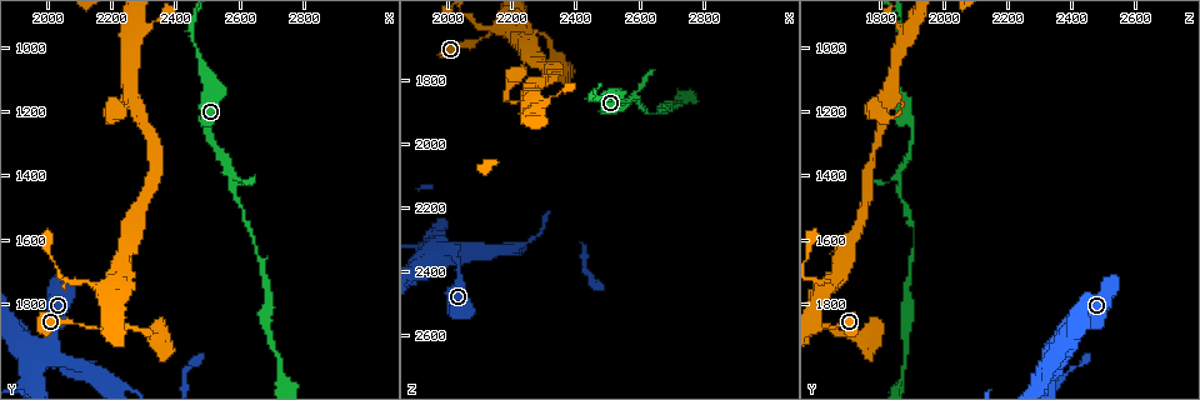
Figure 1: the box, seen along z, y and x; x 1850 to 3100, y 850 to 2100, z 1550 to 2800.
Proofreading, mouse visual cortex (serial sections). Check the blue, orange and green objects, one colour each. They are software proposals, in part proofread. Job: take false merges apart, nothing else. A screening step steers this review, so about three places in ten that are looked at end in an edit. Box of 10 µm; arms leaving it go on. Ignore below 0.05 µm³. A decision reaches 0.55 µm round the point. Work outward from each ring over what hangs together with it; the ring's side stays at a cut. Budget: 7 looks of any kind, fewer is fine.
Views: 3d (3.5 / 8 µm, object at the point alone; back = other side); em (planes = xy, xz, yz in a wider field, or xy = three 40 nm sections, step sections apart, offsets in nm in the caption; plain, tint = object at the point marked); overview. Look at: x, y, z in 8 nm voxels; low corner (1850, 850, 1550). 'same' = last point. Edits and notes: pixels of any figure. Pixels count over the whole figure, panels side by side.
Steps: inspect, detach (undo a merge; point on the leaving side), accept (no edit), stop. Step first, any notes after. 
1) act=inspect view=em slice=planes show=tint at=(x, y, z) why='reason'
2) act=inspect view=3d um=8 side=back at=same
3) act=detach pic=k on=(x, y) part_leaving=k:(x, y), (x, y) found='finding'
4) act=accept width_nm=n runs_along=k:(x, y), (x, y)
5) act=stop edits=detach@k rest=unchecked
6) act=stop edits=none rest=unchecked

act=inspect view=3d um=3.5 at=(2160, 1880, 1630) why='calibre changes'

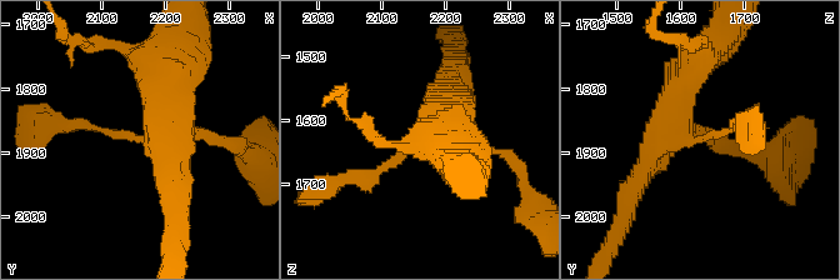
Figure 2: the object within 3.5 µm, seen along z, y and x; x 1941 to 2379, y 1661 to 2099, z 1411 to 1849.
act=inspect view=em slice=xy step=3 show=tint at=(2155, 1875, 1630) arms=3 arm_widths_nm=150,200,450 why='now the EM'

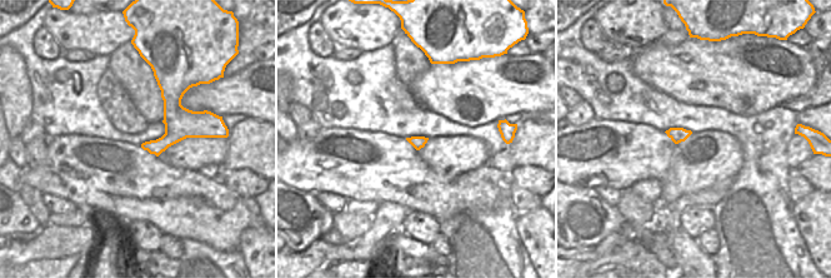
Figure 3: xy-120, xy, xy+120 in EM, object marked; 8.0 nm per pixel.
act=accept runs_along=2:(346, 180), (369, 180), (441, 113), (445, 121) found='all the same cell'

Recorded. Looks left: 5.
act=inspect view=3d um=3.5 at=(2020, 1930, 2340) why='four-way junction'

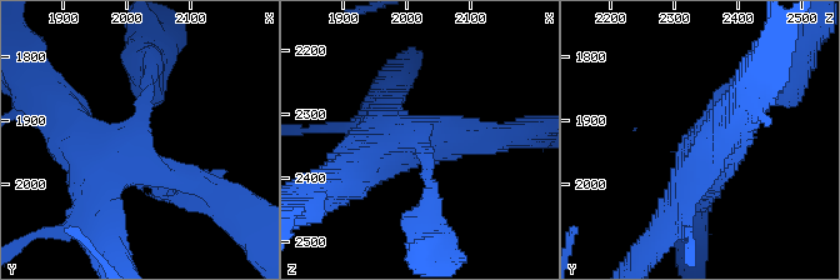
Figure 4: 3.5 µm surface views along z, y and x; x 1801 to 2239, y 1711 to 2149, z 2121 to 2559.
act=inspect view=em slice=xy step=1 show=tint at=(2015, 1930, 2335) arms=4 arm_widths_nm=150,350,450,500

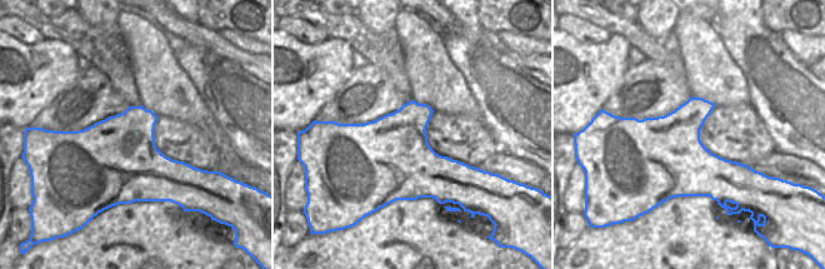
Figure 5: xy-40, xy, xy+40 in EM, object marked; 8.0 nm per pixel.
act=inspect view=em slice=planes show=tint at=same why='another direction'

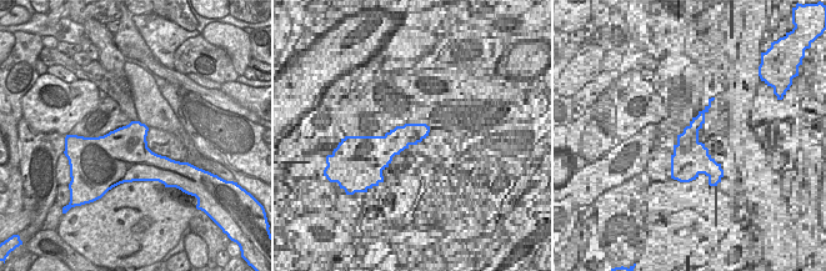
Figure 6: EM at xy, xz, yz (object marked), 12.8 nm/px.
act=accept width_nm=700 runs_along=4:(743, 76), (691, 141), (698, 184) found='all the same cell'

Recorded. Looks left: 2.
act=inspect view=3d um=3.5 at=(2450, 940, 1860) why='sudden change in width'

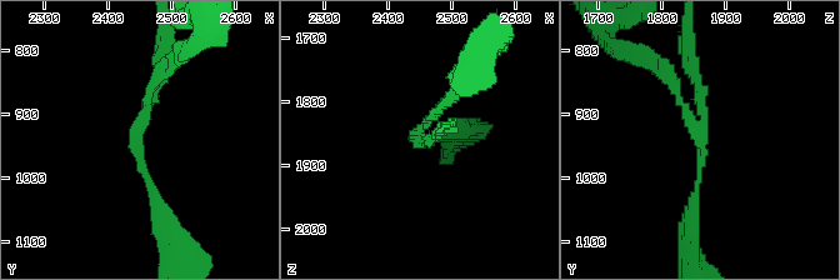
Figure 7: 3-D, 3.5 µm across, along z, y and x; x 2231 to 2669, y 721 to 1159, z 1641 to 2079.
act=inspect view=em slice=xy step=3 show=tint at=(2445, 940, 1865) why='now the EM'

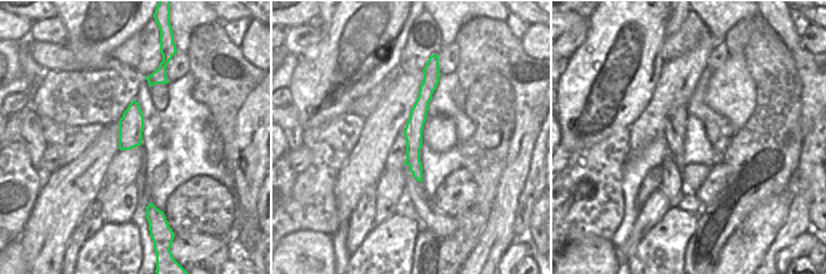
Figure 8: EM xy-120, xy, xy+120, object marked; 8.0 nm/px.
act=detach pic=7 on=(670, 76) found='a second cell is stuck on'

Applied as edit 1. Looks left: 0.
act=stop edits=detach@7 rest=unchecked

